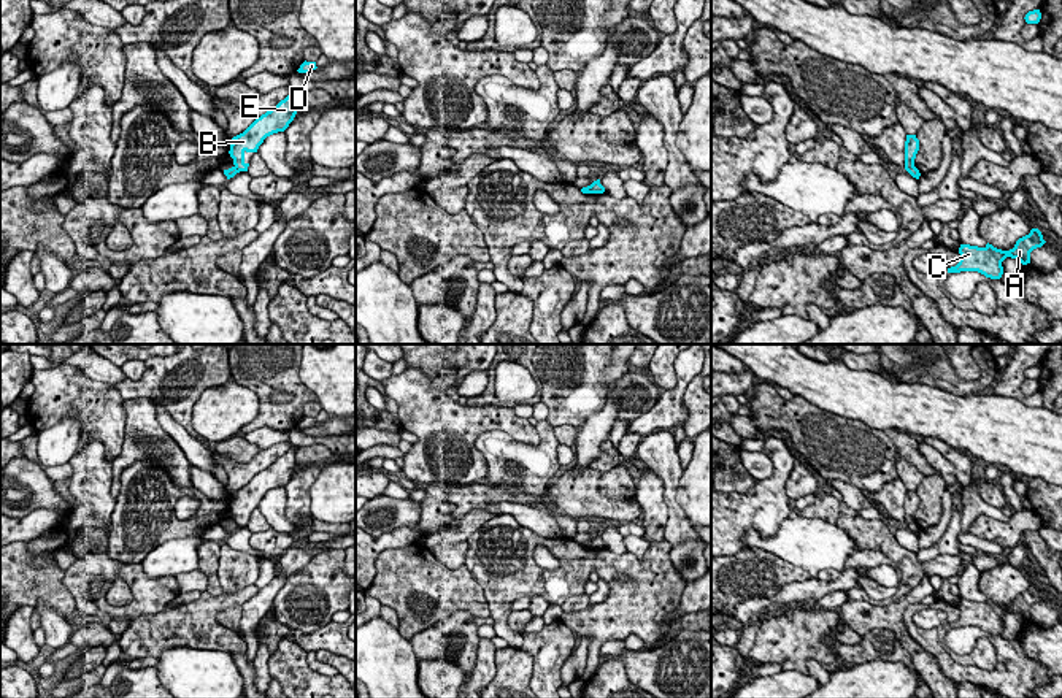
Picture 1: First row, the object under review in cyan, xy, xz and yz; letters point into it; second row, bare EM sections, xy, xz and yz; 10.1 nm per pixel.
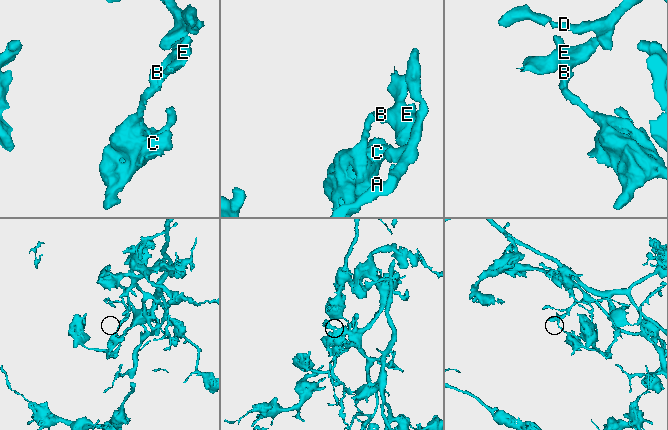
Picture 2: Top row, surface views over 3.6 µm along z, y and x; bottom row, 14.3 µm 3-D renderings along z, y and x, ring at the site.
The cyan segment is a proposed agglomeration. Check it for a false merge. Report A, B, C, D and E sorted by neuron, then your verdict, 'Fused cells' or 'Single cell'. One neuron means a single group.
Groups: A C / B D E. Fused cells

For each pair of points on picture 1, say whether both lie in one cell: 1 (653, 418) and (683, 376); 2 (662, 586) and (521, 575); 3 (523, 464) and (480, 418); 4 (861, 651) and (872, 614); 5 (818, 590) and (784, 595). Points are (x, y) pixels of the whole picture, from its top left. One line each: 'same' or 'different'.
1: same
2: same
3: different
4: different
5: same

